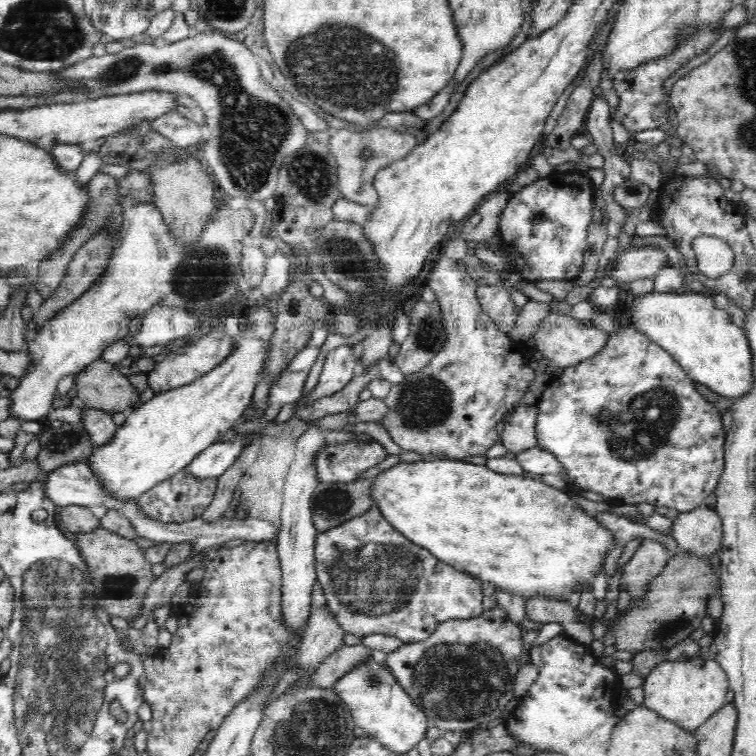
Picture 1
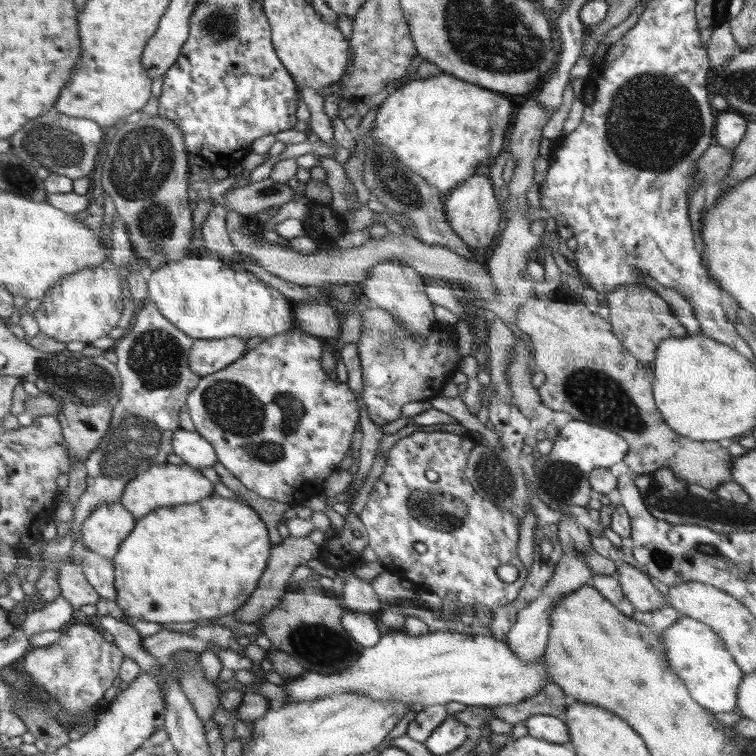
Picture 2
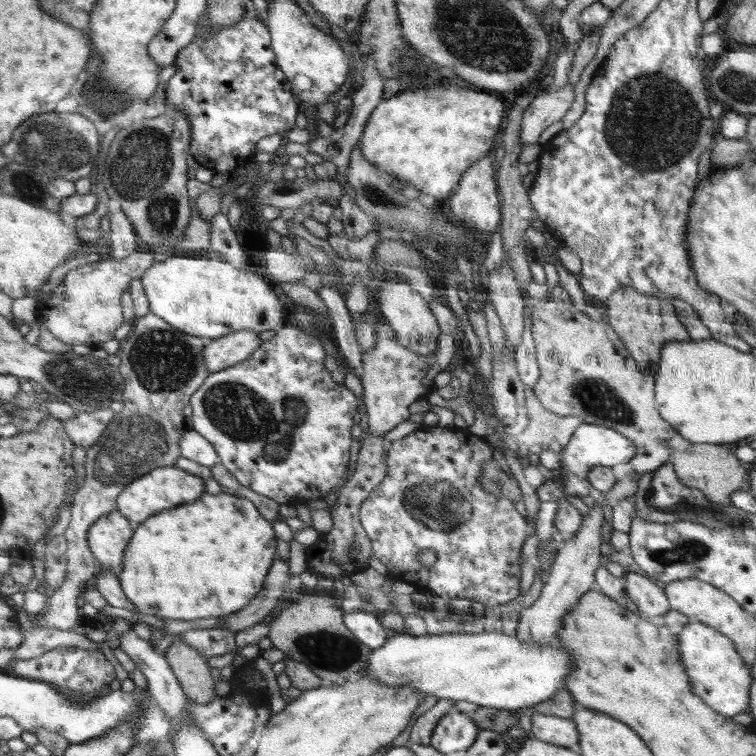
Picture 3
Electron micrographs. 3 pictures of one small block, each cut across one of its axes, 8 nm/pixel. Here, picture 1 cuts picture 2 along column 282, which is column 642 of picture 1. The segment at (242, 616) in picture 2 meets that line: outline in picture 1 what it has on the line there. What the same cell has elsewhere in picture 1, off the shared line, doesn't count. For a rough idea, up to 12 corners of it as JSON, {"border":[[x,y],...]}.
{"border":[[643,539],[624,565],[624,582],[645,596],[670,560],[662,543]]}

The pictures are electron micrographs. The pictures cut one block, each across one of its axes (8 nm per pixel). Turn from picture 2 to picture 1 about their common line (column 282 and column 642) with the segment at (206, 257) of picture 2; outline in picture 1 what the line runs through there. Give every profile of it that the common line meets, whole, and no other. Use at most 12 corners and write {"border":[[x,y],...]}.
{"border":[[647,291],[634,329],[694,382],[754,386],[746,334],[712,297]]}

